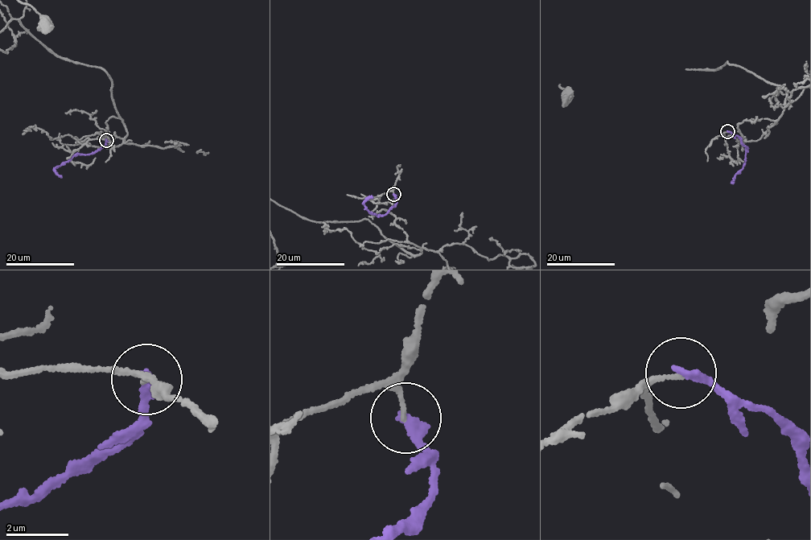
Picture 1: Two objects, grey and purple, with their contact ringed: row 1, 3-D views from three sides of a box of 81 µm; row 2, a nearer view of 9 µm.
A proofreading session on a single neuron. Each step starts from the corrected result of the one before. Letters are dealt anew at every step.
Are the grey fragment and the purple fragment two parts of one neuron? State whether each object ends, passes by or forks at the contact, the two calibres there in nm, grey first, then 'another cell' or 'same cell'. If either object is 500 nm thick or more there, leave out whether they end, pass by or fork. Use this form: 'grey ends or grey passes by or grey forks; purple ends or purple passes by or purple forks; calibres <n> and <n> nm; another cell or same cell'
grey ends; purple ends; calibres 140 and 320 nm; another cell

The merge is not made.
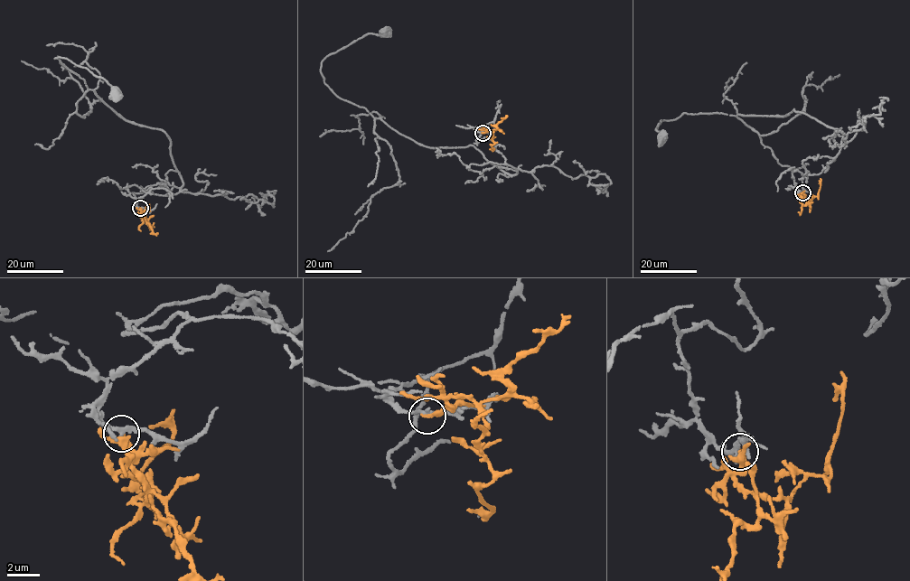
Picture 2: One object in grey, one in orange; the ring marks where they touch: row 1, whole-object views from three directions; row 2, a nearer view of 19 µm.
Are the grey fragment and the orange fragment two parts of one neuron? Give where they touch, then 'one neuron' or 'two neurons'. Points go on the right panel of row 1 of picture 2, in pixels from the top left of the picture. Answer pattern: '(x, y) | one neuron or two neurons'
(802, 192) | two neurons

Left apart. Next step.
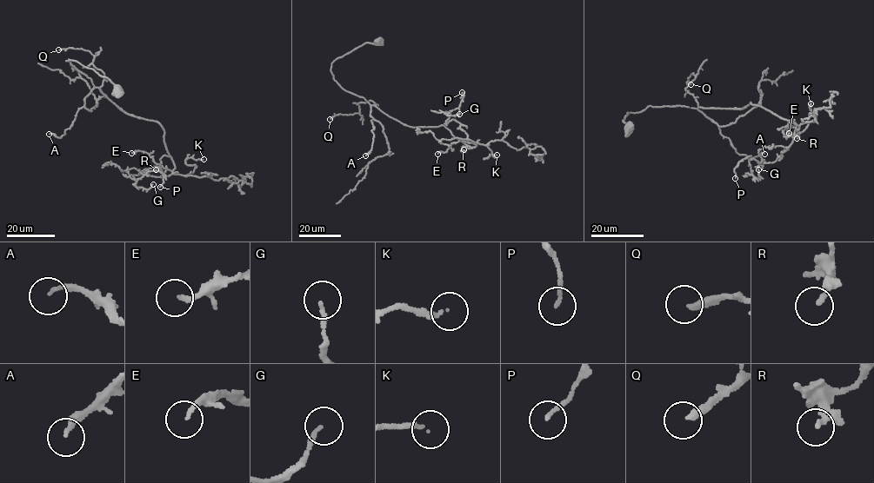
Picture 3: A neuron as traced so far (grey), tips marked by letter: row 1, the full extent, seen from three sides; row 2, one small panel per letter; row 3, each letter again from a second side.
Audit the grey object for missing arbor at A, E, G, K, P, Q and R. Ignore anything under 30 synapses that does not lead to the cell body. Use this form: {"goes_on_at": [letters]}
{"goes_on_at": ["K"]}

